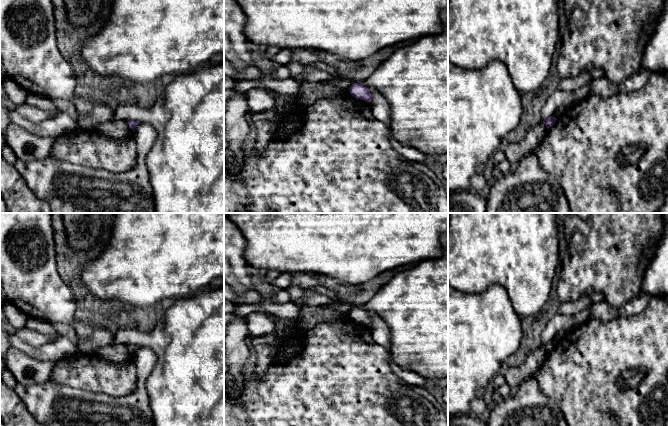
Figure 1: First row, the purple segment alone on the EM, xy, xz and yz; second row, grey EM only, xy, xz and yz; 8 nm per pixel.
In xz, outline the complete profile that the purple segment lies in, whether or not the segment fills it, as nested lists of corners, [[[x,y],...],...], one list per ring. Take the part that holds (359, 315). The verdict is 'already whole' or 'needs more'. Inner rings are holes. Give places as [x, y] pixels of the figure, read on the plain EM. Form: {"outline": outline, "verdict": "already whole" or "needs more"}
{"outline": [[[354,307],[350,312],[349,312],[350,319],[353,321],[364,324],[367,327],[370,327],[371,325],[371,317],[369,316],[369,313],[361,309],[359,307]]], "verdict": "already whole"}

